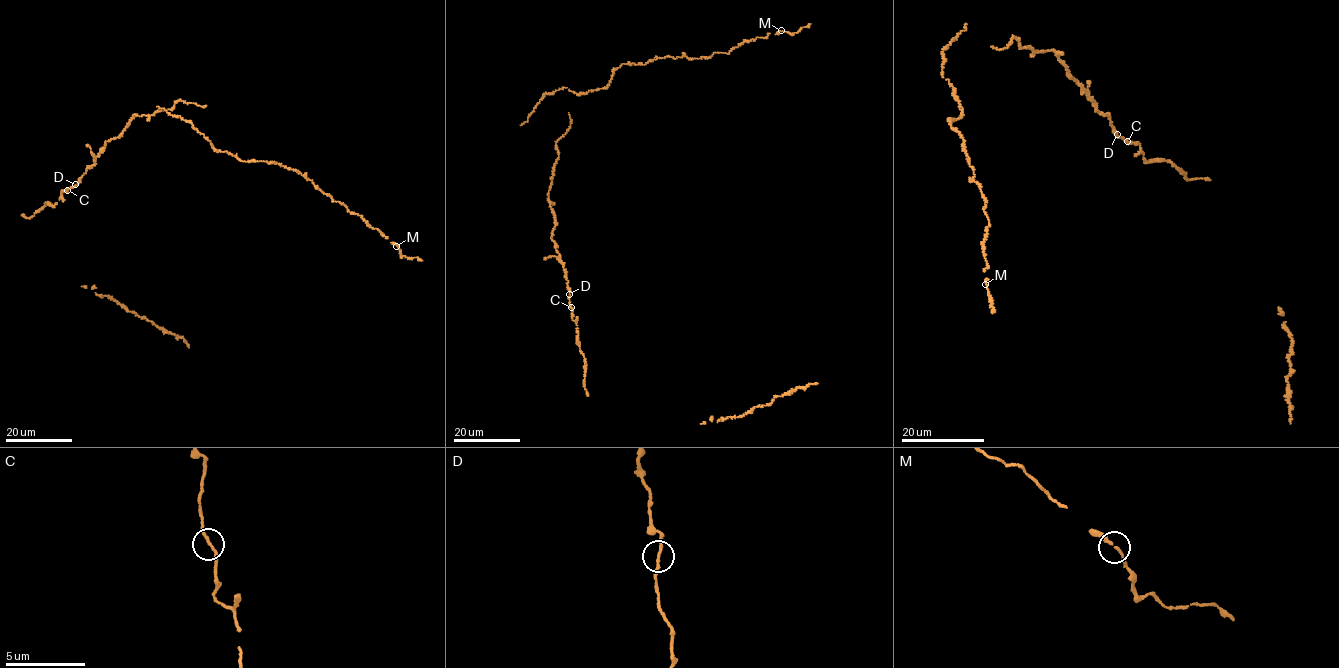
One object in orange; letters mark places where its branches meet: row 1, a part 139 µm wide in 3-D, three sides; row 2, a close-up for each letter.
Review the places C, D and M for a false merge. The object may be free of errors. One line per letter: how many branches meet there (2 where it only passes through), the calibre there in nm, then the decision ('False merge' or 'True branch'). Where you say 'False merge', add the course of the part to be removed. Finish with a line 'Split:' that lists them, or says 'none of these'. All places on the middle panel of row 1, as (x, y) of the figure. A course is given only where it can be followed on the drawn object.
C: Branches: 2. Thickness 190 nm. True branch
D: Branches: 2. Thickness 190 nm. True branch
M: Branches: 2. Thickness 180 nm. True branch
Split: none of these

